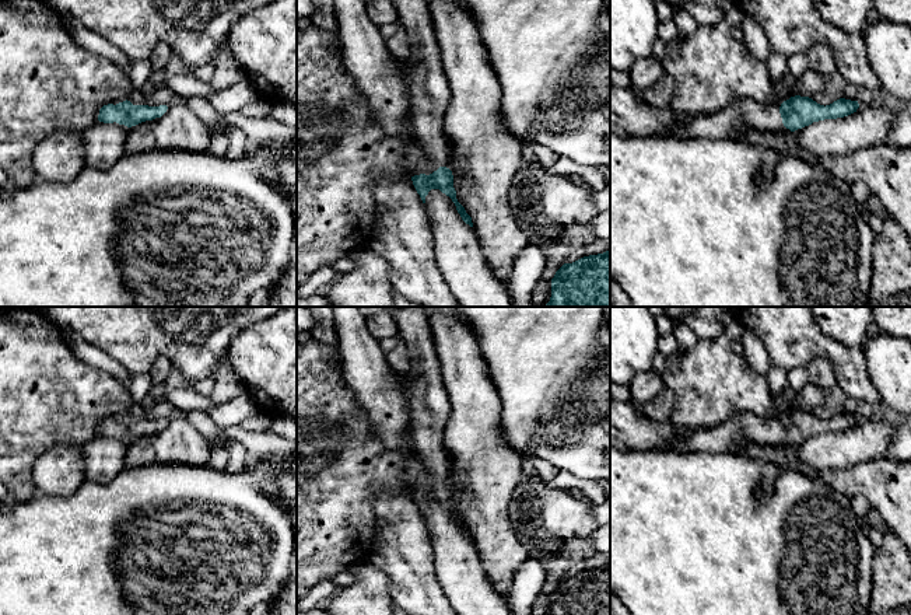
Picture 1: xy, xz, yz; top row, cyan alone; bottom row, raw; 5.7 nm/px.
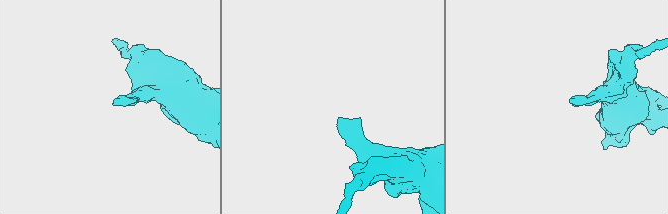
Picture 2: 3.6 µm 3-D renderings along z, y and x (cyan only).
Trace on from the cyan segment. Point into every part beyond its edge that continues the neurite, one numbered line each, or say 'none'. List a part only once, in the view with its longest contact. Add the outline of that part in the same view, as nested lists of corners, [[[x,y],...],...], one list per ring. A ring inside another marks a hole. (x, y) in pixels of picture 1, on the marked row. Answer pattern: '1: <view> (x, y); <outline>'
1: yz (745, 112); [[[740,98],[712,115],[697,115],[675,125],[666,136],[680,139],[743,140],[740,130],[775,132],[784,126],[779,109],[771,109],[750,98]]]

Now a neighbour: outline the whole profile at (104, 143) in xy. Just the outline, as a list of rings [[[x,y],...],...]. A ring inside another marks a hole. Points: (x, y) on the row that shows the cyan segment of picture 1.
[[[97,120],[83,130],[85,165],[106,171],[126,156],[125,143],[129,127]]]

